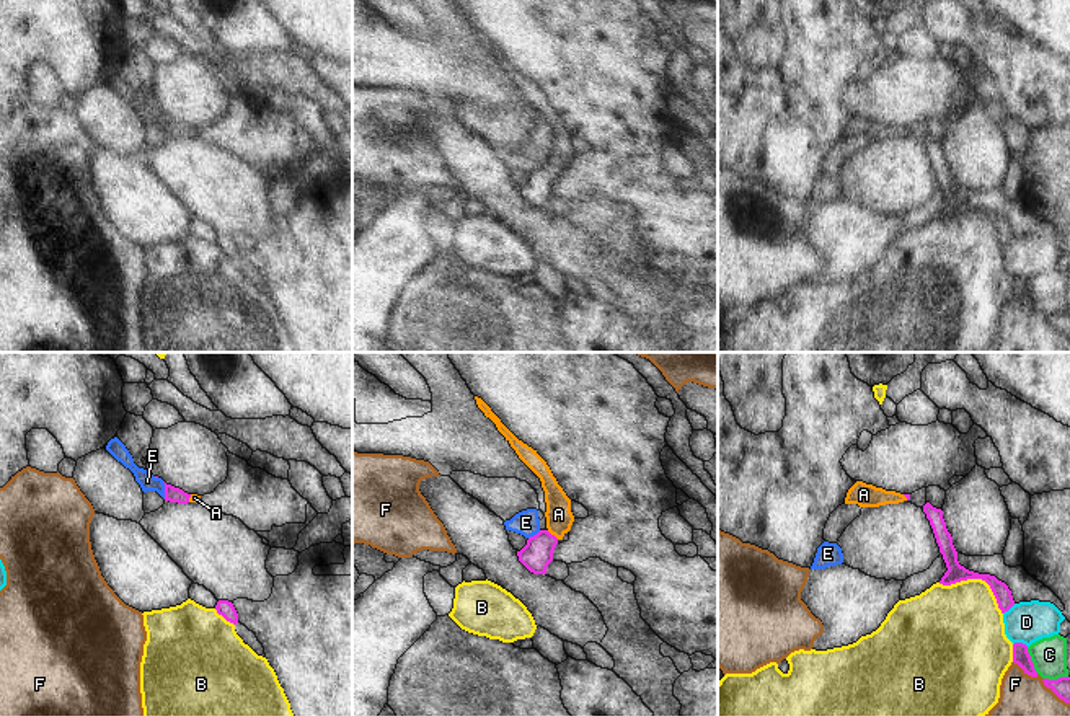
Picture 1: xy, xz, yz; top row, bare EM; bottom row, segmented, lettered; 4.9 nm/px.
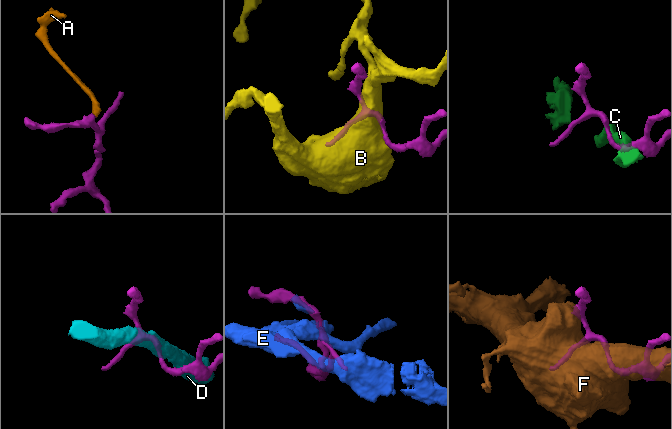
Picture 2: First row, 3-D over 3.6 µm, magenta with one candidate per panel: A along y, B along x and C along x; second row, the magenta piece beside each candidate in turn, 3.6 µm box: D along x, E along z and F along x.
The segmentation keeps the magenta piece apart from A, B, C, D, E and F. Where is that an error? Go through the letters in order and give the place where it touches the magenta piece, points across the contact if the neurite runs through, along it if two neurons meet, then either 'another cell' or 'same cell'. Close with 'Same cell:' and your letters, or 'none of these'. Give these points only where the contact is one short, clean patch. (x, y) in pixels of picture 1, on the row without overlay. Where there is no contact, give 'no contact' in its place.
A: contact xz (553, 170); way xz (537, 188), (553, 170), (558, 149); same cell
B: contact yz (977, 212); another cell
C: contact yz (1031, 296); another cell
D: contact yz (1021, 278); border yz (1013, 278), (1028, 281); another cell
E: contact xy (165, 124); border xy (162, 116), (165, 132); another cell
F: contact yz (1026, 307); border yz (1013, 296), (1028, 309), (1038, 310); another cell
Same cell: A

